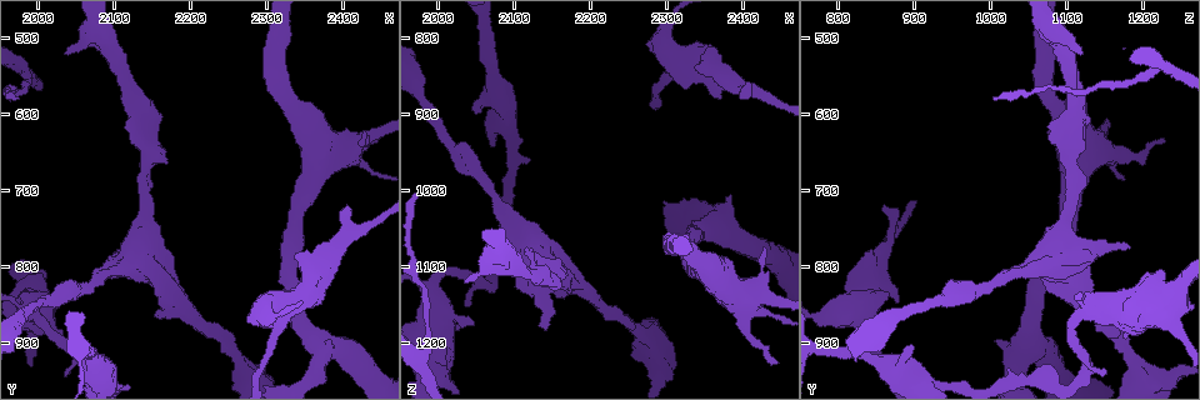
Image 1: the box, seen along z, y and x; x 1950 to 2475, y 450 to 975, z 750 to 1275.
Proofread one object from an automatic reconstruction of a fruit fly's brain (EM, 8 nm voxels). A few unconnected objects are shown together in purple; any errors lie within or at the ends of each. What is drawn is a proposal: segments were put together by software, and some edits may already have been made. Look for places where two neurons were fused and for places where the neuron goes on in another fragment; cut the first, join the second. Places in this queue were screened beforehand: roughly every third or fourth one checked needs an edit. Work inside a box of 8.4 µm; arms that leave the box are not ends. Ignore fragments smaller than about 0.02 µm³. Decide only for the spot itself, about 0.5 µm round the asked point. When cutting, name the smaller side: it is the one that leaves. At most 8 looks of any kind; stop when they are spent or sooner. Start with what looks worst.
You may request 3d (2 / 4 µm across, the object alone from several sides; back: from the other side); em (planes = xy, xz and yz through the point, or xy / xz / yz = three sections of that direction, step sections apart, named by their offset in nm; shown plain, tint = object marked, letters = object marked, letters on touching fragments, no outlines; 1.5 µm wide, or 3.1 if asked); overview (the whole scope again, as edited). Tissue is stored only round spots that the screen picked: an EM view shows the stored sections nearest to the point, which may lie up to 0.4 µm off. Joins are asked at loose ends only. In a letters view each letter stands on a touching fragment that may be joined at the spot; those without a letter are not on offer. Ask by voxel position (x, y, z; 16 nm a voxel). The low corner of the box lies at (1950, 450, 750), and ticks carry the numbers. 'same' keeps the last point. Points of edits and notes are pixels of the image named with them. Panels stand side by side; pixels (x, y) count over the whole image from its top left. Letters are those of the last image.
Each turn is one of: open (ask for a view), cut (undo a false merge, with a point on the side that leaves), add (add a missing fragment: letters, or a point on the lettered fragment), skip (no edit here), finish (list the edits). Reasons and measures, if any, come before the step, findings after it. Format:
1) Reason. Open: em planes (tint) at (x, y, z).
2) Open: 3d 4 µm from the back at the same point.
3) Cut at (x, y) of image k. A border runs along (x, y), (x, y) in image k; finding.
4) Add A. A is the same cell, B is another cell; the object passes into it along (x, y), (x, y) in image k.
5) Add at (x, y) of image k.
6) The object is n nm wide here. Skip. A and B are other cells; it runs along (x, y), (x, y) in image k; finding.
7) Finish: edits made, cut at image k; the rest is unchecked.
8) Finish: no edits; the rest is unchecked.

Thick end. Open: em xz step 4 (letters) at (2150, 860, 1135).

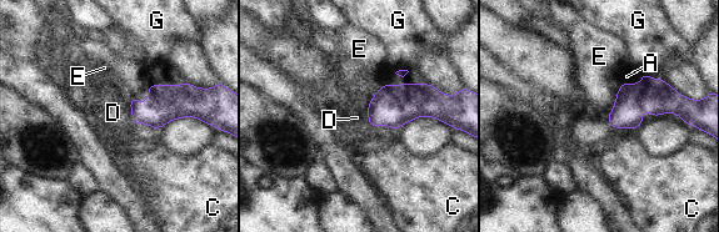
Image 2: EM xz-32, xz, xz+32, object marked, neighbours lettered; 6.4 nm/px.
Skip. A, C, D, E and G are other cells; a border runs along (130, 99), (133, 125) in image 2; none of them fits.

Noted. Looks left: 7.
Thick end. Open: 3d 4 µm at (2385, 900, 1005).

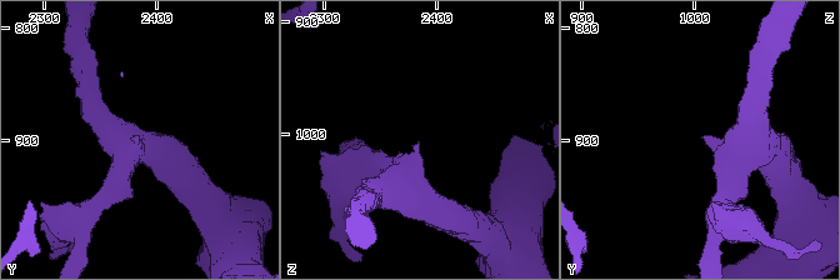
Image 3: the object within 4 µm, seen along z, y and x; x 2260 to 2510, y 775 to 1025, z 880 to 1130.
Need the tissue. Open: em planes (letters) at (2384, 898, 1006).

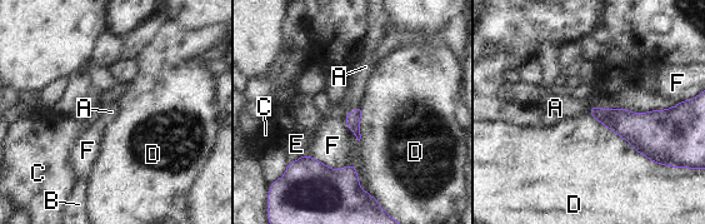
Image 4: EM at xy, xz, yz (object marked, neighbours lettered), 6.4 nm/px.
Add A. A is the same cell, B, C, D, E and F are other cells; the object passes into it along (624, 123), (590, 112), (555, 108) in image 4; the neuron continues.

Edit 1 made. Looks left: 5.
Redraw. Open: overview.

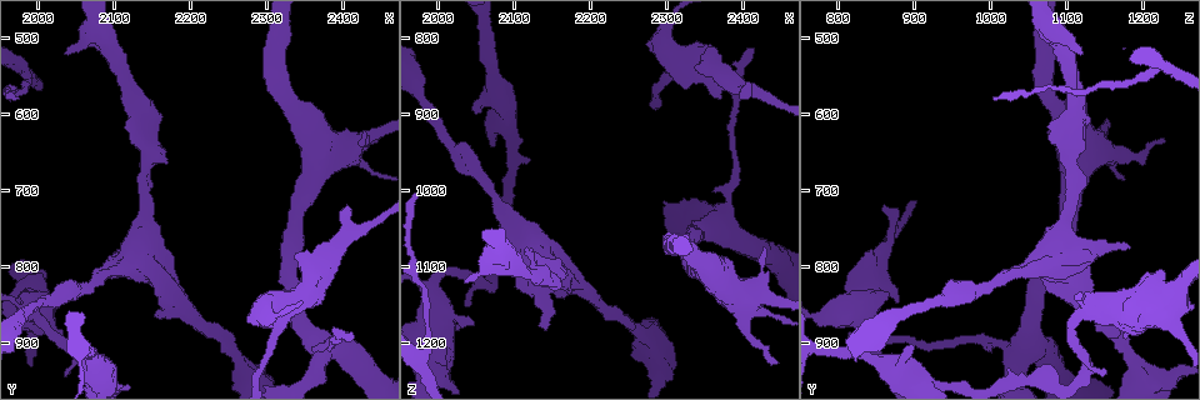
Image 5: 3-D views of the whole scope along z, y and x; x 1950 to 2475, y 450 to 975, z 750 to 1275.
Open: em planes (plain) at (2345, 780, 845).

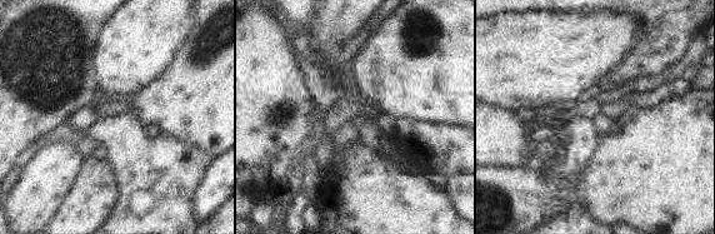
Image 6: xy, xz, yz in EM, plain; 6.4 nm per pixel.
Open: em planes (letters) at the same point.

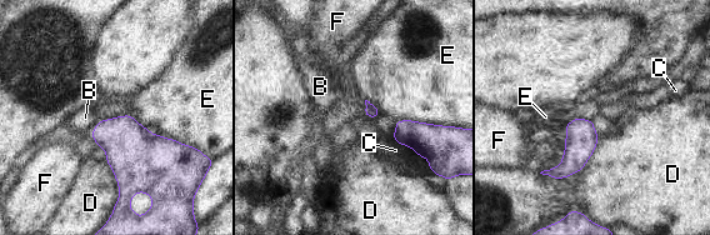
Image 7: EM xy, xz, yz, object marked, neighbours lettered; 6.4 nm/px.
Skip. B, C, D, E and F are other cells; a border runs along (599, 136), (579, 170), (540, 174) in image 7; no lettered fragment goes on from it.

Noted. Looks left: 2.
Open: em planes (tint) at (2040, 940, 1155).

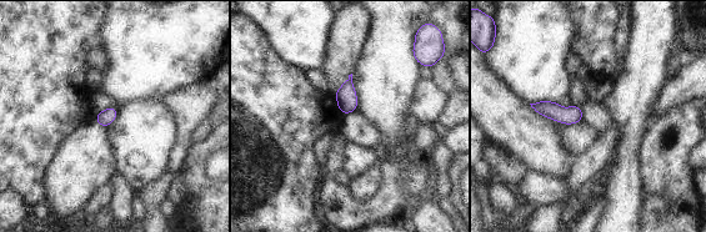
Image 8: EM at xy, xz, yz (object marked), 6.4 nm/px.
Open: em planes (letters) at the same point.

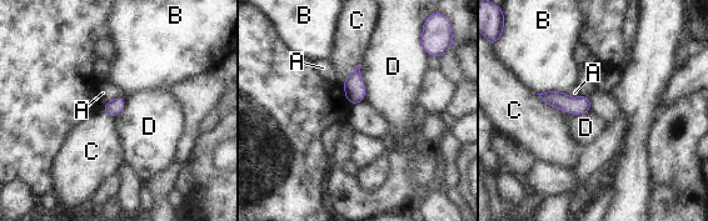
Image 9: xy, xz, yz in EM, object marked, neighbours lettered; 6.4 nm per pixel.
The object is 110 nm wide here. Skip. A, B, C and D are other cells; none of them fits.

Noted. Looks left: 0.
Finish: edits made, add at image 4; the rest is unchecked.

